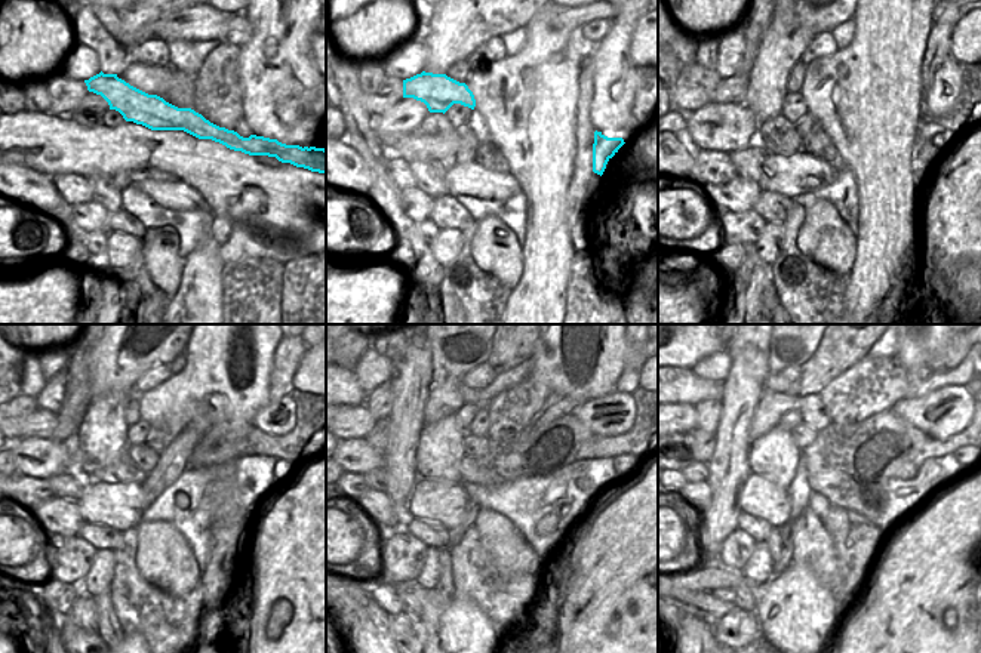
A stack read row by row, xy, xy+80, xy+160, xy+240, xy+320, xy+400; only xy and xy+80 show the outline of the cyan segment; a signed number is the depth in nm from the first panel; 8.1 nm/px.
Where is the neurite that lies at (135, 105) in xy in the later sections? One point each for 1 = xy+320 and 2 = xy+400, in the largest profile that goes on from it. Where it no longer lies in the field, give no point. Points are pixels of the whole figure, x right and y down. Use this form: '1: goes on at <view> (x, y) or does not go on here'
1: goes on at xy+320 (356, 421)
2: goes on at xy+400 (688, 421)

